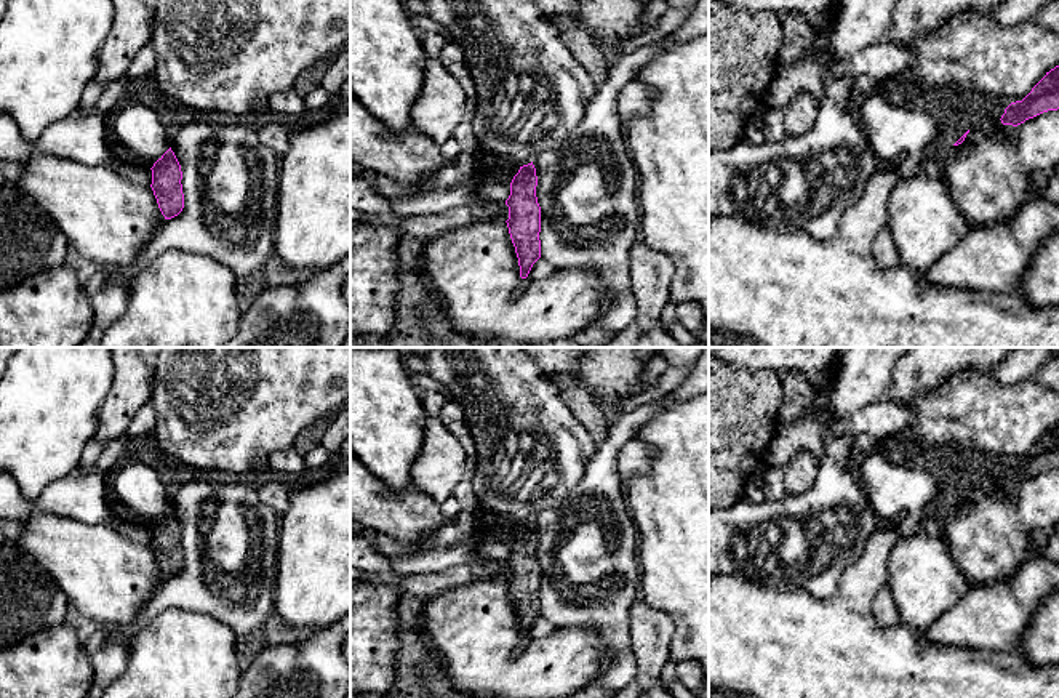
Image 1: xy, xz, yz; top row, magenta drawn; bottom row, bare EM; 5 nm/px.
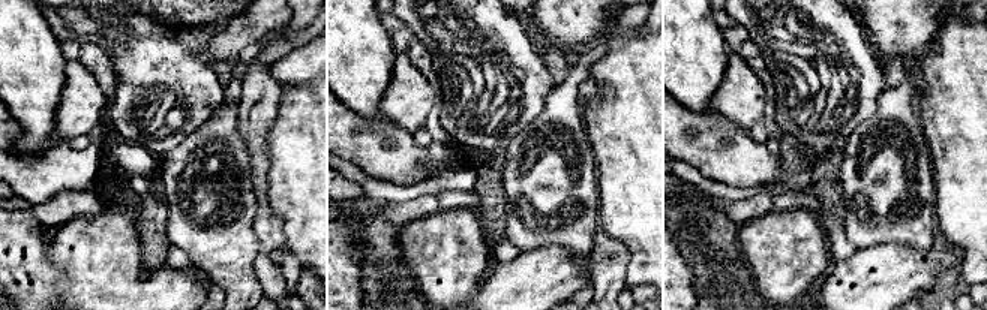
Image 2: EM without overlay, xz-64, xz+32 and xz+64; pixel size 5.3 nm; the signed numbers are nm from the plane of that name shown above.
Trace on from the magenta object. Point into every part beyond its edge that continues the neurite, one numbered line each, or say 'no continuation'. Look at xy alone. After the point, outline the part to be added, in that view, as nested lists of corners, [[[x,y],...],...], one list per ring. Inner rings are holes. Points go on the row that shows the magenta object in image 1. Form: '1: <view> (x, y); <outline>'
no continuation

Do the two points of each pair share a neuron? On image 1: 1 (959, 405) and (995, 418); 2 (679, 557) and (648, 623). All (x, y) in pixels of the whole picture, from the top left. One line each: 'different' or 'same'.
1: same
2: different

